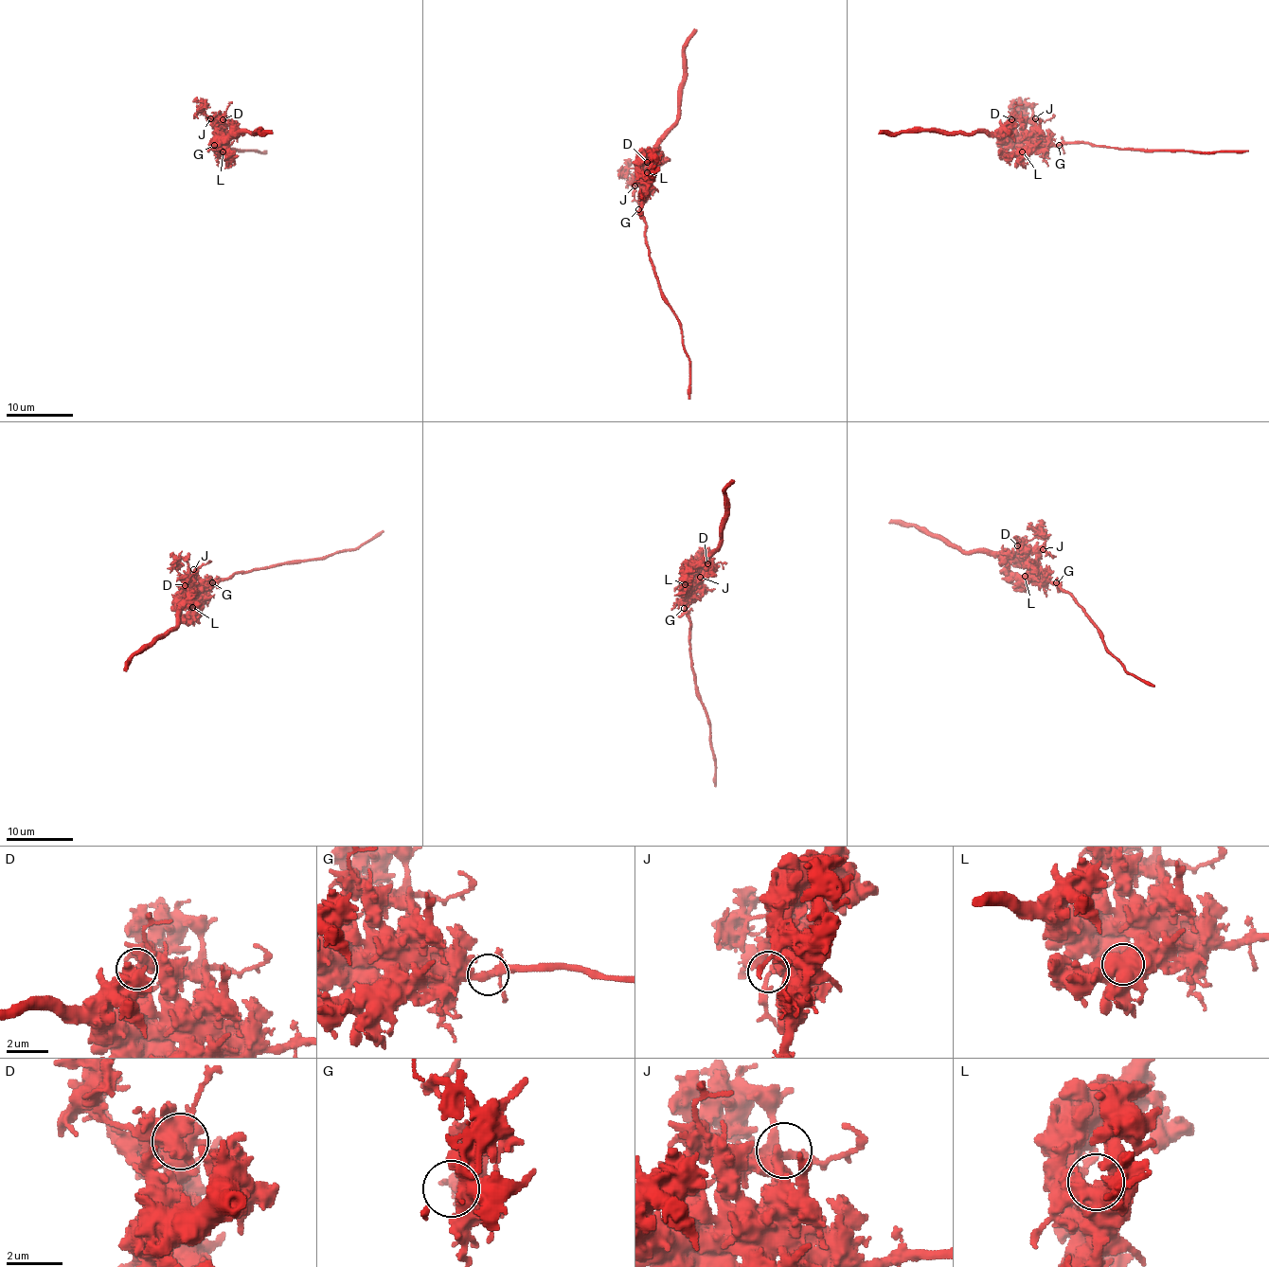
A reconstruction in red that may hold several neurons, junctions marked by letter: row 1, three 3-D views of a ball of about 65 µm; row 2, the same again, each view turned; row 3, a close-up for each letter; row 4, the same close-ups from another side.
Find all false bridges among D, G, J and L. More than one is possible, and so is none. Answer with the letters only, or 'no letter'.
no letter

